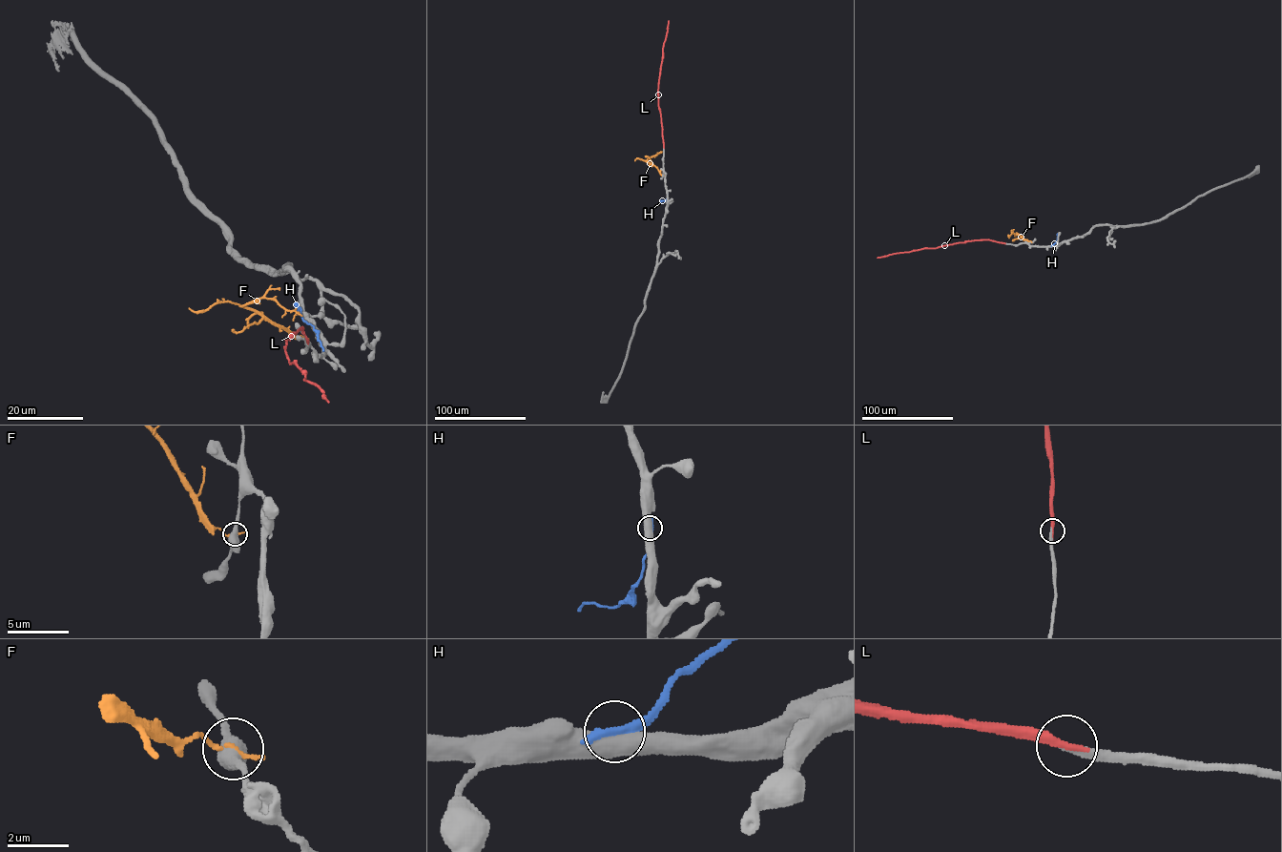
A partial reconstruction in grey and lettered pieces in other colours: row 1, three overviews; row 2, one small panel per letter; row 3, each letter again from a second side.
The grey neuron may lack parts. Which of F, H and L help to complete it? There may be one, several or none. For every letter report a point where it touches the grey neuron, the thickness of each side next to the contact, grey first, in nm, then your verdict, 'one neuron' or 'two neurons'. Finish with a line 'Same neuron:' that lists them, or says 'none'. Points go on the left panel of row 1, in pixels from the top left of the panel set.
F: meets grey at (304, 337); 500 nm thick on the grey side, 150 nm on the other; two neurons
H: meets grey at (323, 354); 550 nm thick on the grey side, 380 nm on the other; two neurons
L: meets grey at (308, 343); 240 nm thick on the grey side, 300 nm on the other; one neuron
Same neuron: L

